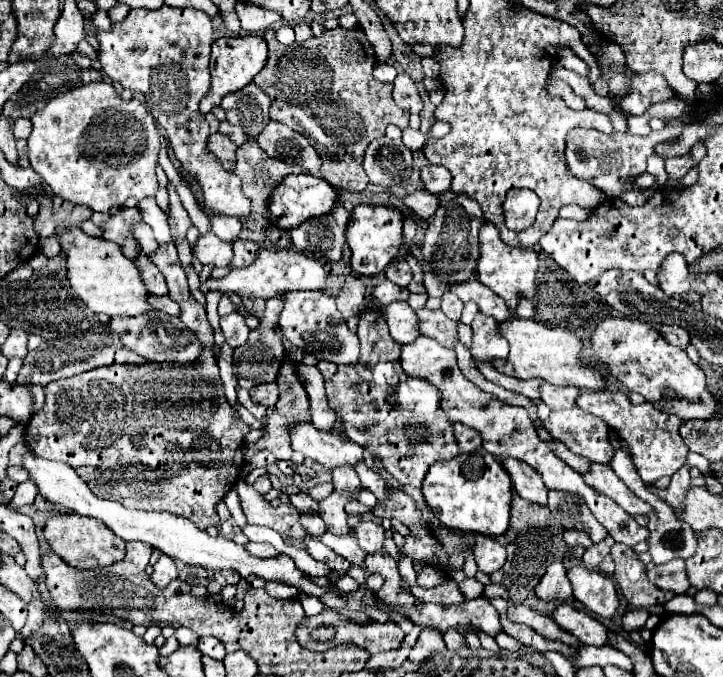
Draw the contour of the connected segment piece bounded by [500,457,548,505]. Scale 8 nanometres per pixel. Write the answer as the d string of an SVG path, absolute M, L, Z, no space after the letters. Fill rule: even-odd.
M512 457L500 459L500 463L510 473L514 491L524 501L536 503L536 505L546 505L546 493L548 493L548 489L544 485L544 481L540 479L540 475L530 465L524 465L522 461L516 461Z

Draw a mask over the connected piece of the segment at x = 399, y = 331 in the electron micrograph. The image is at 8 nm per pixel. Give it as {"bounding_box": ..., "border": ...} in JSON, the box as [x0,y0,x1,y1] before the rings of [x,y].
{"bounding_box":[384,301,420,343],"border":[[[394,301],[384,307],[384,317],[388,321],[390,337],[400,343],[412,343],[418,339],[420,331],[416,325],[416,311],[406,301]]]}

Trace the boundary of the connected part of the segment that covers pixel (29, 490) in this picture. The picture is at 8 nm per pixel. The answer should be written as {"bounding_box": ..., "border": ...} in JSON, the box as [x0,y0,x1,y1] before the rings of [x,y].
{"bounding_box":[8,481,38,509],"border":[[[24,481],[17,486],[16,493],[12,497],[12,501],[8,503],[12,509],[22,507],[27,504],[32,504],[38,494],[36,485],[32,485],[32,481]]]}

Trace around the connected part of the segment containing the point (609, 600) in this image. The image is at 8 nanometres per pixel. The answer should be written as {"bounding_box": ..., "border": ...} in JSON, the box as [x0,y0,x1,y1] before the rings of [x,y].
{"bounding_box":[568,565,620,619],"border":[[[576,565],[568,571],[574,597],[602,619],[612,619],[618,613],[620,597],[614,583],[596,569]]]}

